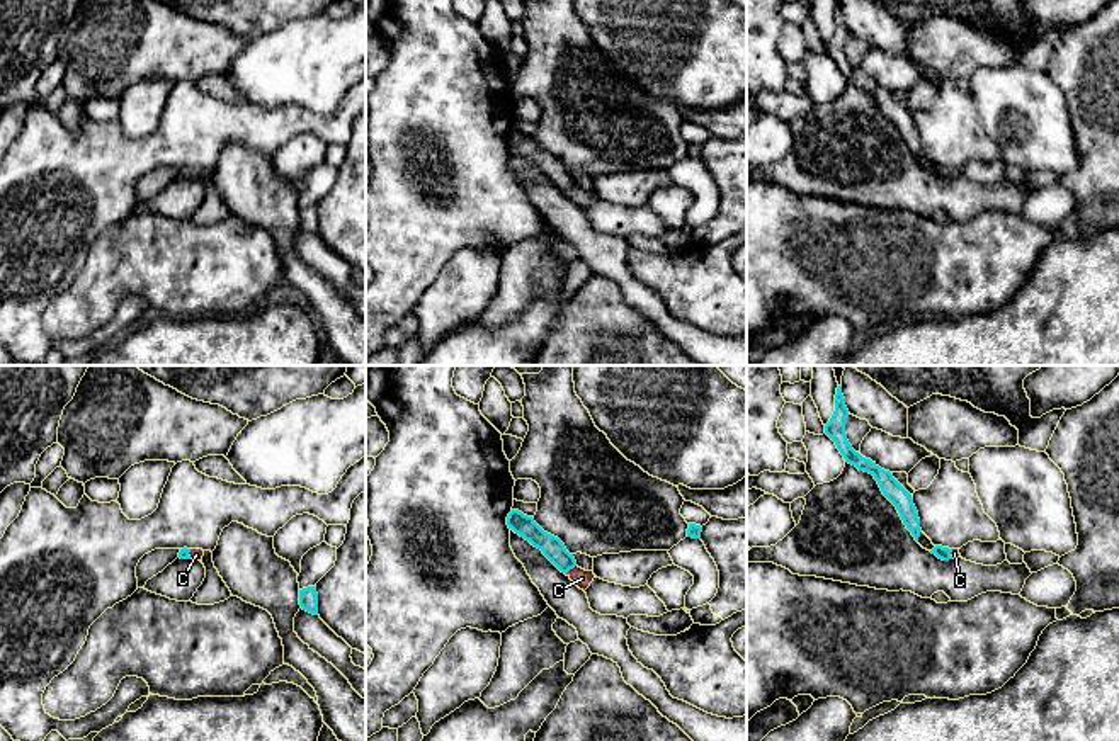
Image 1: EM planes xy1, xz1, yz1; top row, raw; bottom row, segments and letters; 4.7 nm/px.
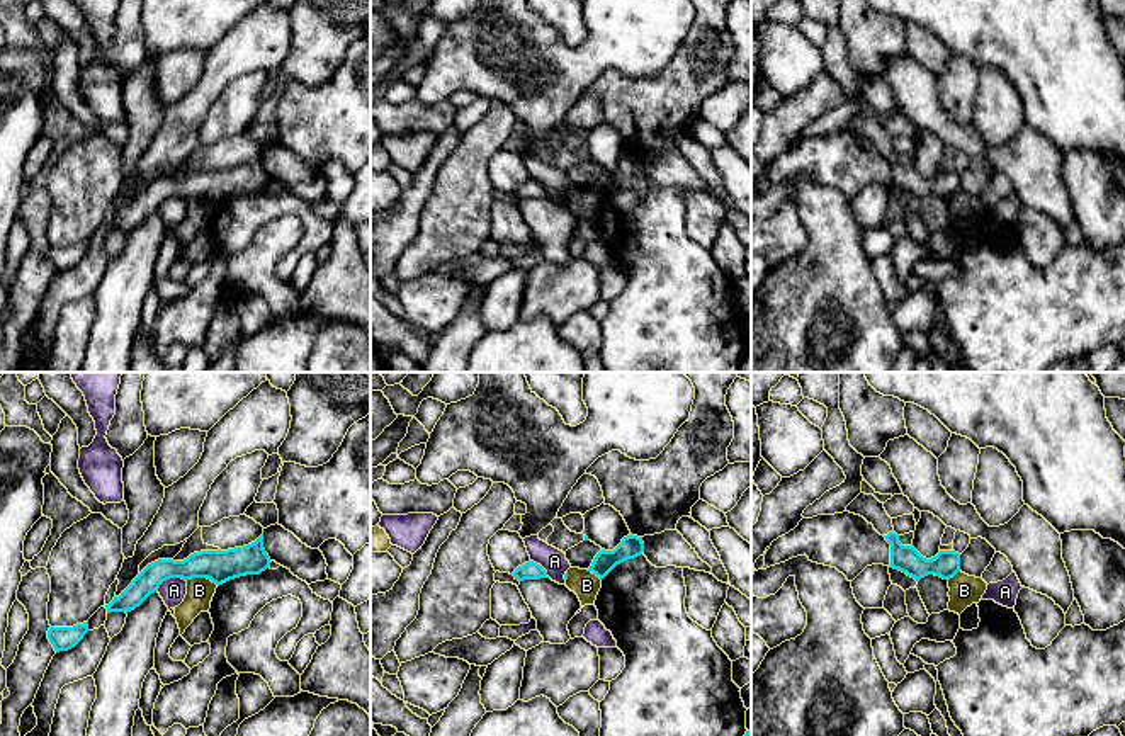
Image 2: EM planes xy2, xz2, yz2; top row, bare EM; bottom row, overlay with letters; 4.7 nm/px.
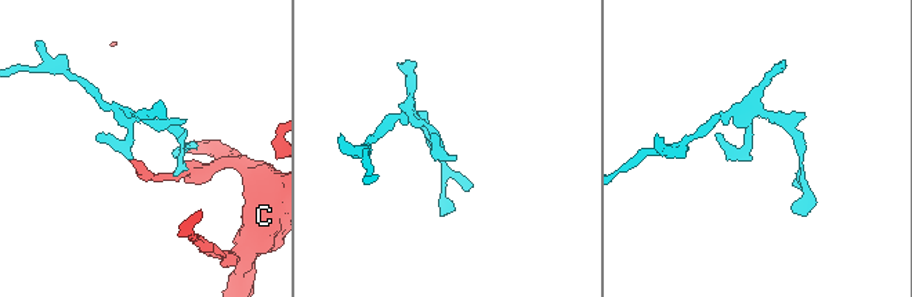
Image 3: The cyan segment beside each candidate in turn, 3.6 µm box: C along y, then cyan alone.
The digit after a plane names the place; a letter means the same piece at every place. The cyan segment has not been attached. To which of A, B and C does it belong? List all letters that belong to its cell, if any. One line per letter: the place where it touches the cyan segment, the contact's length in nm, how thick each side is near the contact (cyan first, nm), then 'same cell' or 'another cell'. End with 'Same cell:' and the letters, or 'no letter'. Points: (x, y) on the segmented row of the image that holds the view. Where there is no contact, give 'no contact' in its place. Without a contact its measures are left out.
A: contact xy2 (170, 577); length 160 nm; calibres 160 and 120 nm; another cell
B: contact xy2 (203, 577); length 160 nm; calibres 160 and 130 nm; another cell
C: contact xz1 (570, 568); length 70 nm; calibres 100 and 90 nm; same cell
Same cell: C

